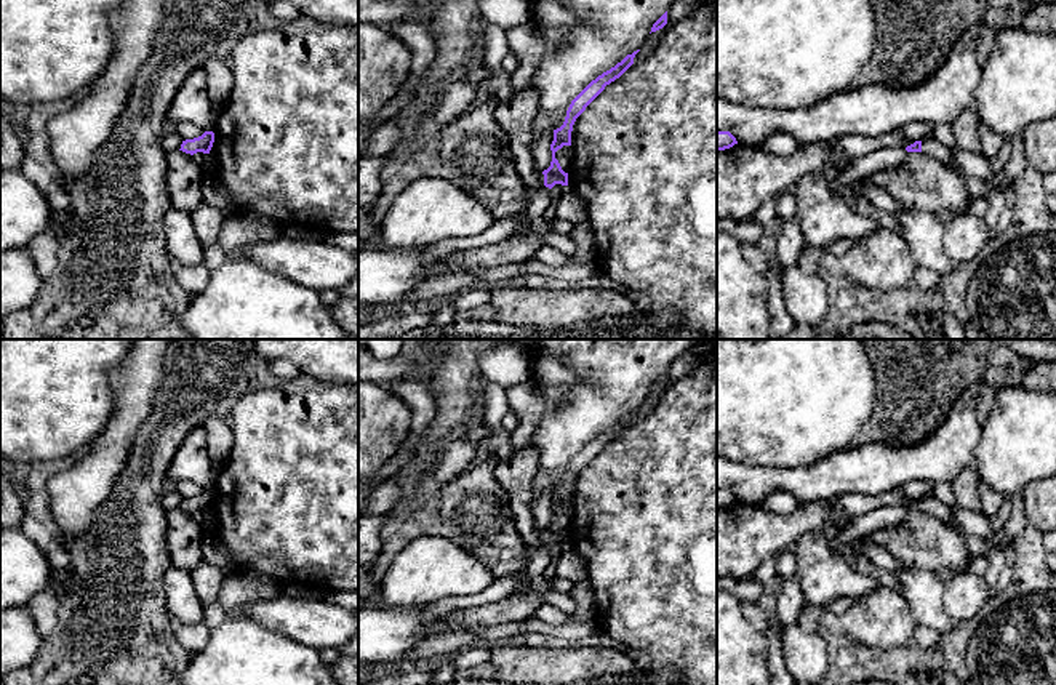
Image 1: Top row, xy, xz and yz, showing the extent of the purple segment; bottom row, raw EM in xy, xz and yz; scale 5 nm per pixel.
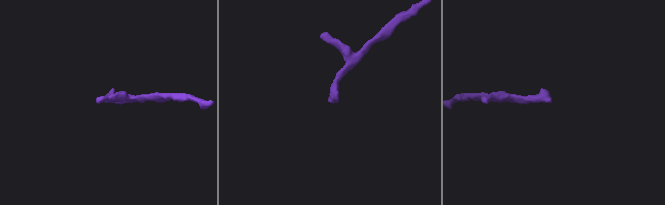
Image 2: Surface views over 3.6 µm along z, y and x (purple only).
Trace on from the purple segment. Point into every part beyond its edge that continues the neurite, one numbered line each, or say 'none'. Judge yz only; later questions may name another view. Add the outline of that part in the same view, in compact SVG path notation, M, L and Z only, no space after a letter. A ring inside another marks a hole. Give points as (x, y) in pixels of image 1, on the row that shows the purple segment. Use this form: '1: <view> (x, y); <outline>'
1: yz (970, 165); M934 138L922 141L922 152L958 168L963 178L987 181L995 176L995 170L982 154L974 154L962 149L949 149Z

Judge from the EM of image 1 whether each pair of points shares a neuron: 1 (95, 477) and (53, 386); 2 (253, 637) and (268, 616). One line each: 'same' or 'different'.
1: different
2: different

